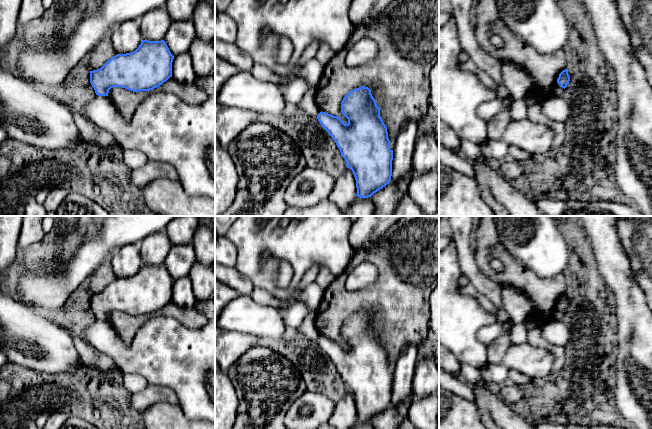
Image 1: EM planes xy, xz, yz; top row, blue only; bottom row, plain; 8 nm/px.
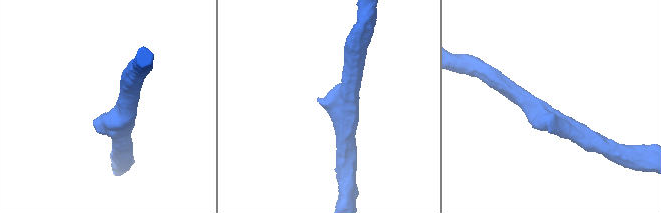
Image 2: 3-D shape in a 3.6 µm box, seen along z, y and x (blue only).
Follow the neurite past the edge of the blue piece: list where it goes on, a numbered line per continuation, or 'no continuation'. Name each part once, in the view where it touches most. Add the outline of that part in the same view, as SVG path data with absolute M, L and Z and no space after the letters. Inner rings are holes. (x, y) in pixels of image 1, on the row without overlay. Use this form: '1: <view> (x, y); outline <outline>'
no continuation

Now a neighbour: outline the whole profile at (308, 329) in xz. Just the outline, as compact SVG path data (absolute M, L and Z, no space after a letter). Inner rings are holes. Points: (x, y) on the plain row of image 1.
M309 313L302 321L301 325L297 329L296 333L308 338L312 341L317 341L321 336L320 332L315 325L315 313Z

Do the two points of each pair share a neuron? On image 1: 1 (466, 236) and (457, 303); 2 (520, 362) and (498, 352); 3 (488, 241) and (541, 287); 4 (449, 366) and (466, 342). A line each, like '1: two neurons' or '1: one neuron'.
1: two neurons
2: two neurons
3: one neuron
4: two neurons

